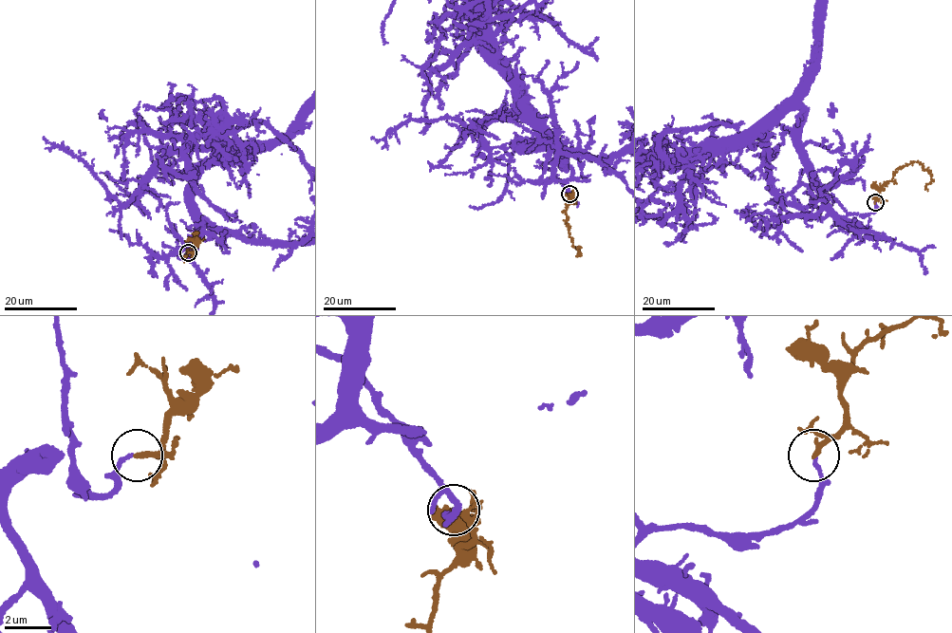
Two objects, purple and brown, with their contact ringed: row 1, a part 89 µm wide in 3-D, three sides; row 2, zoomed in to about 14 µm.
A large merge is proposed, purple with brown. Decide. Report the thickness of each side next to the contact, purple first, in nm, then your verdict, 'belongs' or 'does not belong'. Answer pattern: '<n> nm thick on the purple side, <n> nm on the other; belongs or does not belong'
170 nm thick on the purple side, 180 nm on the other; does not belong

